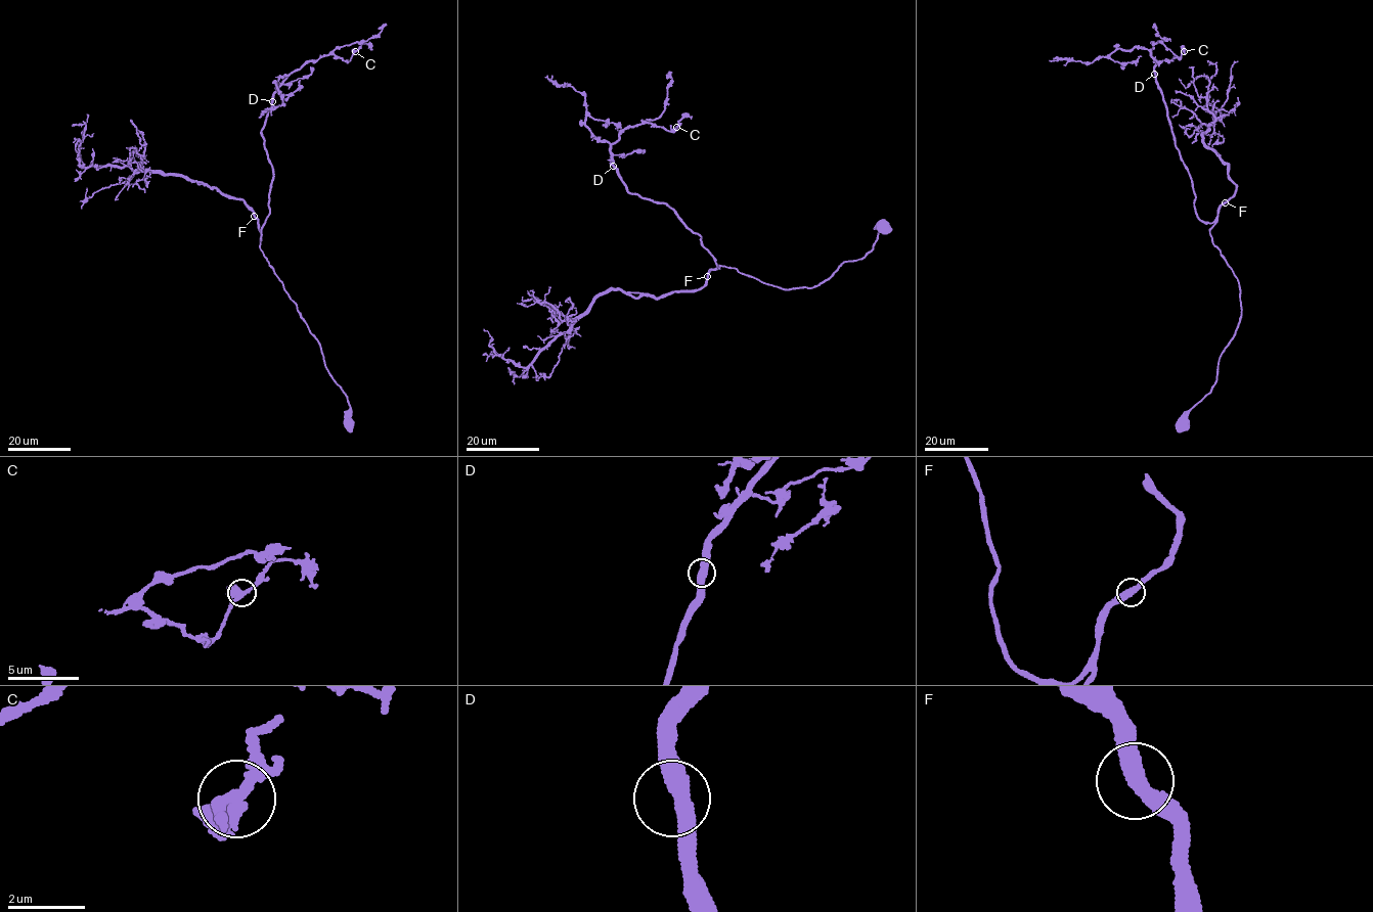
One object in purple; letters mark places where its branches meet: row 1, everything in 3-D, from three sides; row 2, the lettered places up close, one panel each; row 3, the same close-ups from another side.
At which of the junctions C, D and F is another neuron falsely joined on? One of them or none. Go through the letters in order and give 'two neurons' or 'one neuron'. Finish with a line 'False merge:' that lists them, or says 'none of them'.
C: one neuron
D: one neuron
F: one neuron
False merge: none of them

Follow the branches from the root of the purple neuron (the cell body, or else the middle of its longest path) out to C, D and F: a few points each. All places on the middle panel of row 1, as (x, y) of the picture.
C: (882, 226), (866, 256), (810, 287), (718, 267), (675, 212), (628, 191), (610, 164), (622, 129), (676, 127)
D: (882, 226), (872, 249), (843, 261), (816, 285), (777, 287), (718, 267), (675, 212), (628, 191), (613, 166)
F: (882, 226), (866, 256), (843, 261), (833, 275), (810, 287), (777, 287), (718, 265), (707, 276)

